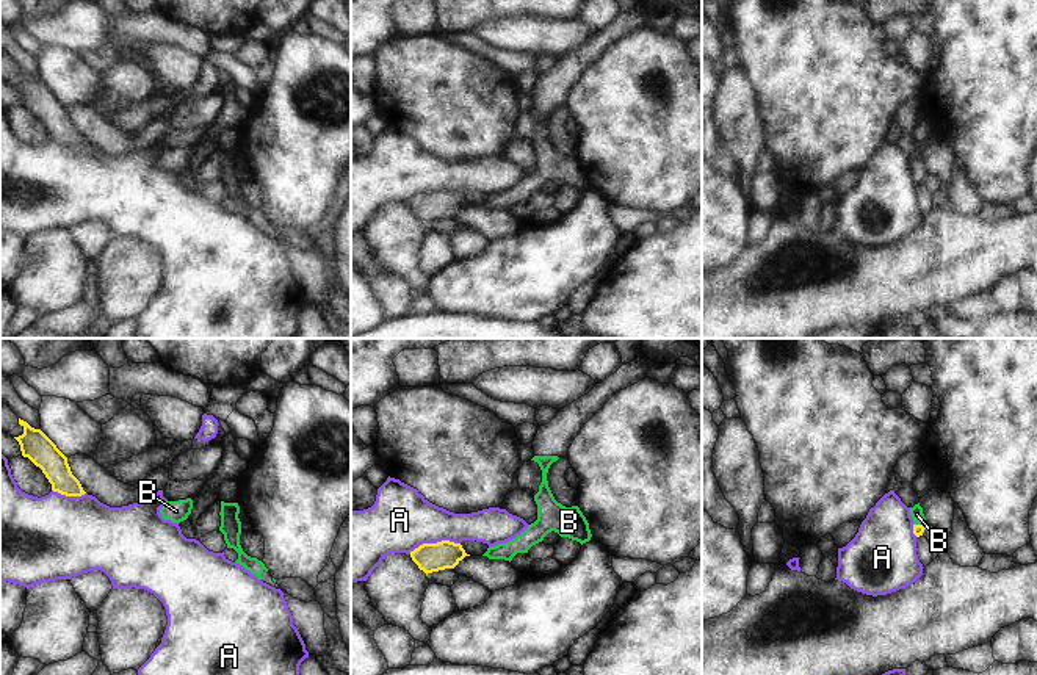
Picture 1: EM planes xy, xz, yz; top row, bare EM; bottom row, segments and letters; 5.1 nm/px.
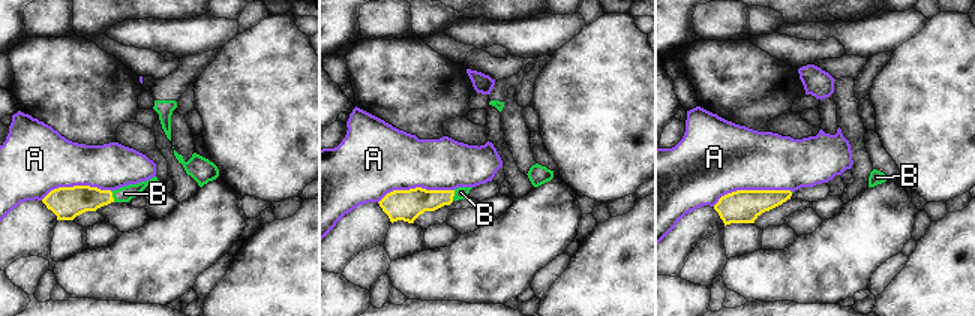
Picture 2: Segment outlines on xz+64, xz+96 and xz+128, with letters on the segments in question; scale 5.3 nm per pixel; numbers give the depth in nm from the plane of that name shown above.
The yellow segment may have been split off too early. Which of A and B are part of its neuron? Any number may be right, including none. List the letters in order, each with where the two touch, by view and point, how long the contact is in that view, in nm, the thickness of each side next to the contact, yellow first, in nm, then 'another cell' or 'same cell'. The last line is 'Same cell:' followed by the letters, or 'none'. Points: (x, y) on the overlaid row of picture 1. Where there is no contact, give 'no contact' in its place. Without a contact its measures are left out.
A: contact xz (434, 544); length 280 nm; calibres 150 and 320 nm; another cell
B: contact yz (918, 525); length 70 nm; calibres 60 and 70 nm; same cell
Same cell: B

